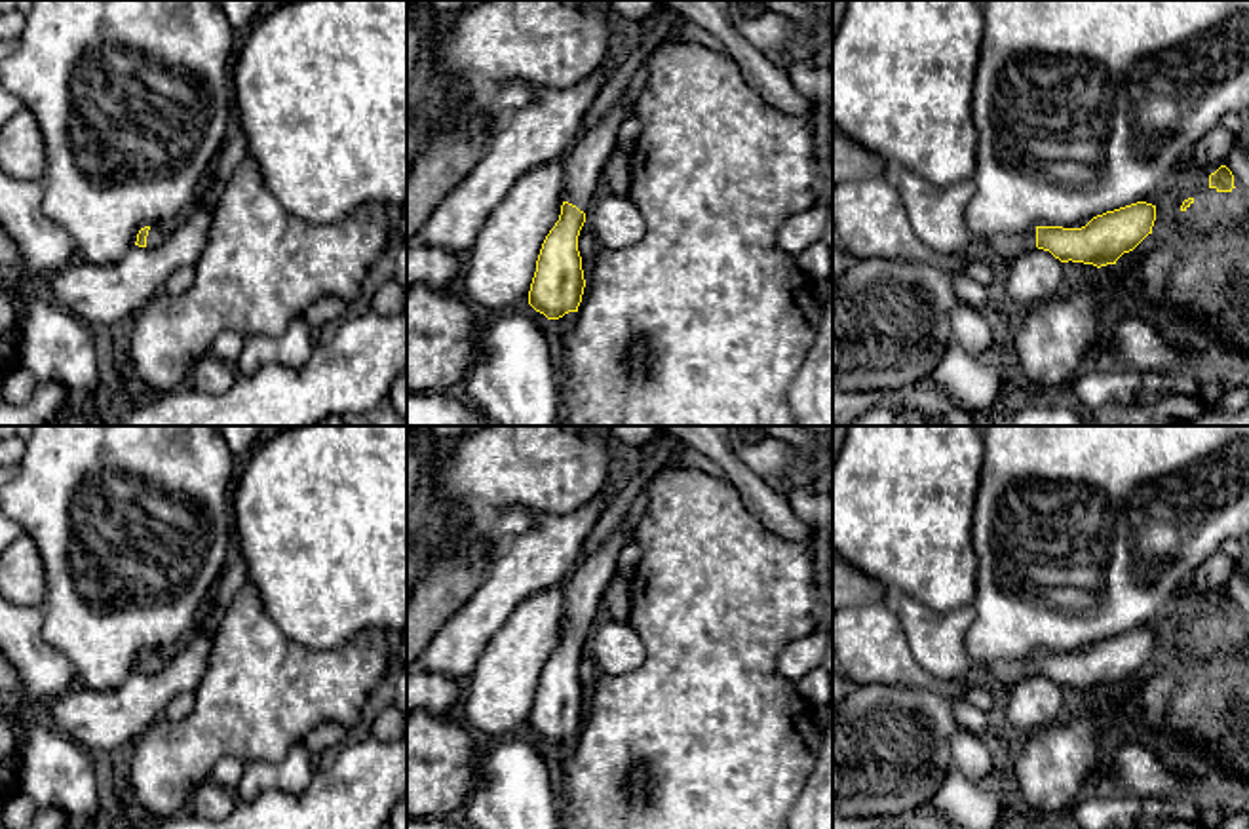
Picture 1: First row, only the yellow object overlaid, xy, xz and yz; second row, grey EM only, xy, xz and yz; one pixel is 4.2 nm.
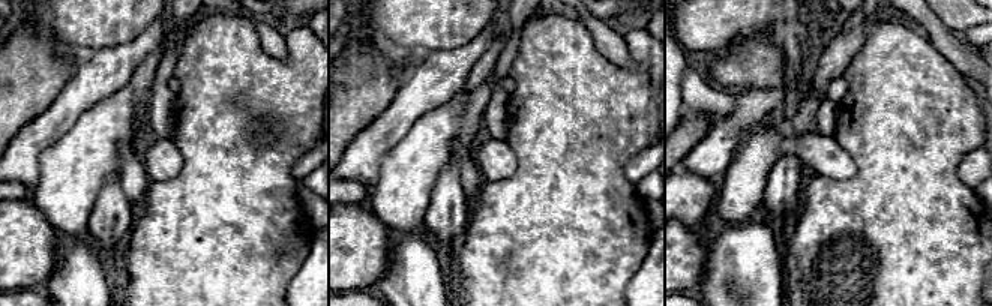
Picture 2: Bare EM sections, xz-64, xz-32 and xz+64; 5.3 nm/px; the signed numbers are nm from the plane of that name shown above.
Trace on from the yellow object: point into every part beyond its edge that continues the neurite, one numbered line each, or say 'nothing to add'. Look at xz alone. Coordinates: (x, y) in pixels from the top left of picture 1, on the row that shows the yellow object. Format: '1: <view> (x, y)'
1: xz (584, 168)

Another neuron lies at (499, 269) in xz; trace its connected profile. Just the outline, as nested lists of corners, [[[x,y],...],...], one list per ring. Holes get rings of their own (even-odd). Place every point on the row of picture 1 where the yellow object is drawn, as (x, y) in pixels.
[[[551,158],[523,173],[481,224],[466,253],[462,280],[470,302],[517,310],[528,297],[542,243],[561,215],[567,160]]]

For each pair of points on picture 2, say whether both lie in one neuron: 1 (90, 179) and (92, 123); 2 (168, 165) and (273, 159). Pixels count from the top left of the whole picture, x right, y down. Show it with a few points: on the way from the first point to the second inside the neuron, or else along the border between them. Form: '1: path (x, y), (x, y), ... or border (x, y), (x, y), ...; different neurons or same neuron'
1: path (90, 165), (92, 137); same neuron
2: border (170, 140), (182, 156), (182, 170), (152, 182); different neurons

